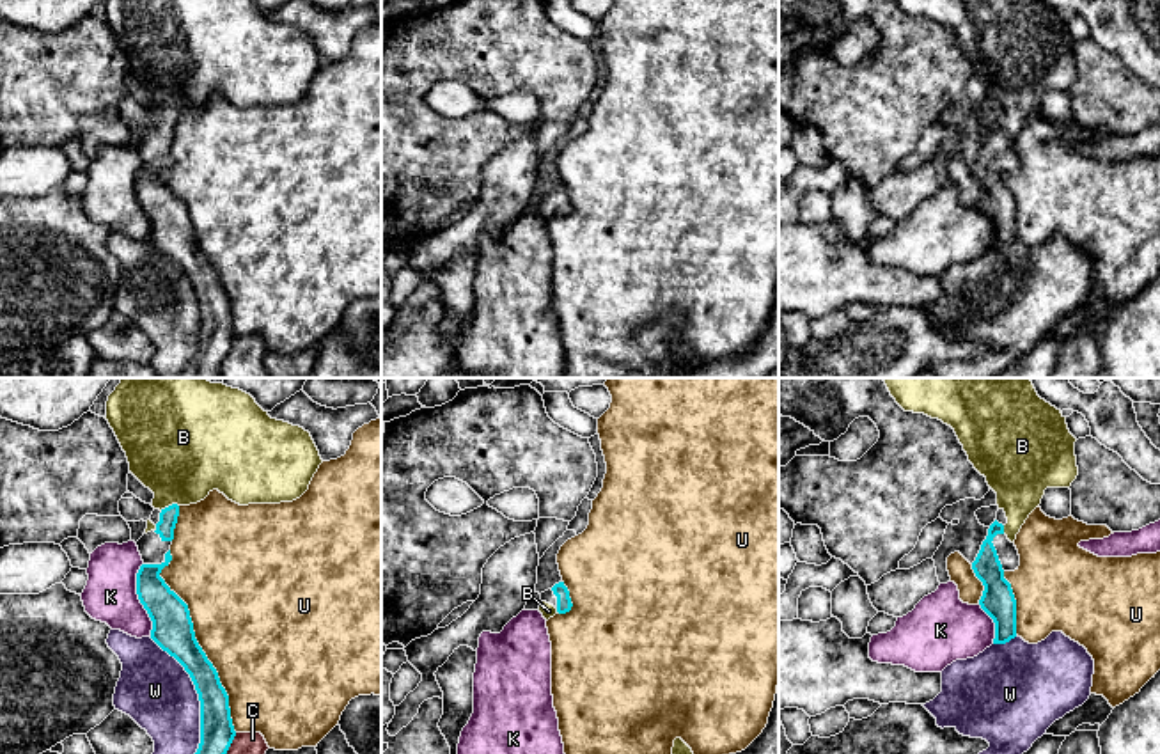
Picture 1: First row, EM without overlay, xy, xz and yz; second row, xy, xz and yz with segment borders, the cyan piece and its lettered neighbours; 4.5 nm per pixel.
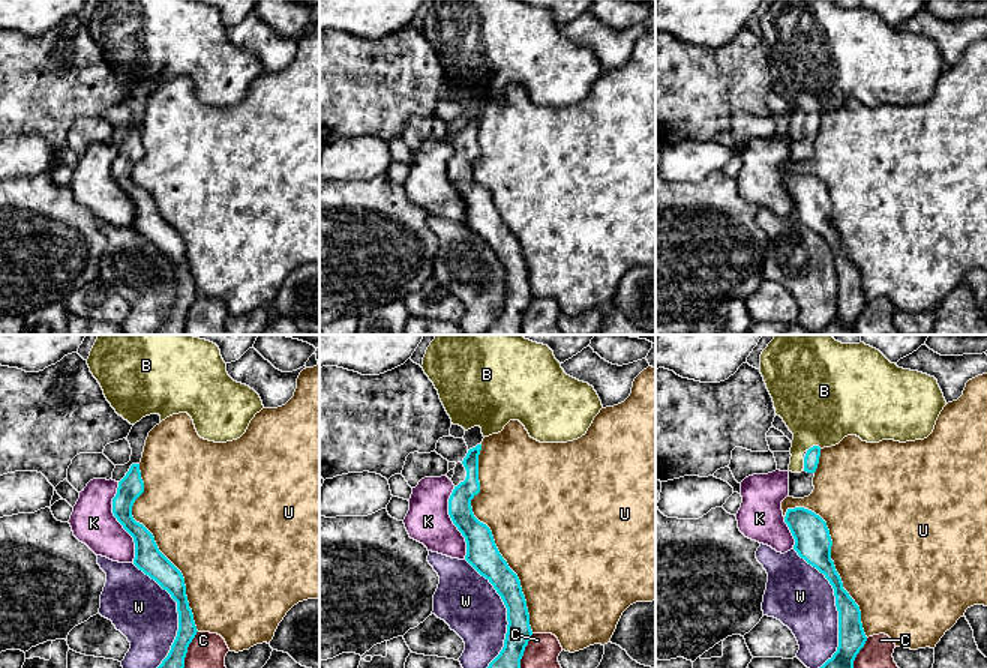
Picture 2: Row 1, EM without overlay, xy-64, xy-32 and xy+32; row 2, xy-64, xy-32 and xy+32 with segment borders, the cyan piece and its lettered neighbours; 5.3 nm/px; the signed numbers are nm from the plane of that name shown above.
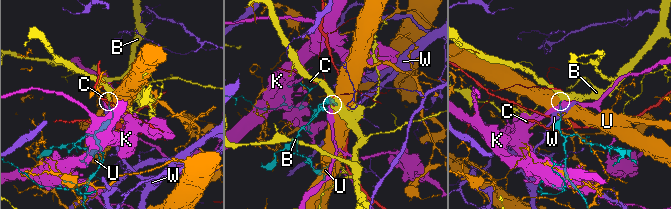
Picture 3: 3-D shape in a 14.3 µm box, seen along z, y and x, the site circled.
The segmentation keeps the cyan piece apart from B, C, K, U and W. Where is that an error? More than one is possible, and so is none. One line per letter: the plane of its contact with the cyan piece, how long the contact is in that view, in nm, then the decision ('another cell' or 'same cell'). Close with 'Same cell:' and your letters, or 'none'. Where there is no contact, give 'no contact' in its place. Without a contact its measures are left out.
B: meets cyan in xy; contact 90 nm long; same cell
C: meets cyan in xy; contact 200 nm long; another cell
K: meets cyan in xy; contact 340 nm long; another cell
U: meets cyan in xy; contact 850 nm long; another cell
W: meets cyan in xy; contact 650 nm long; another cell
Same cell: B

